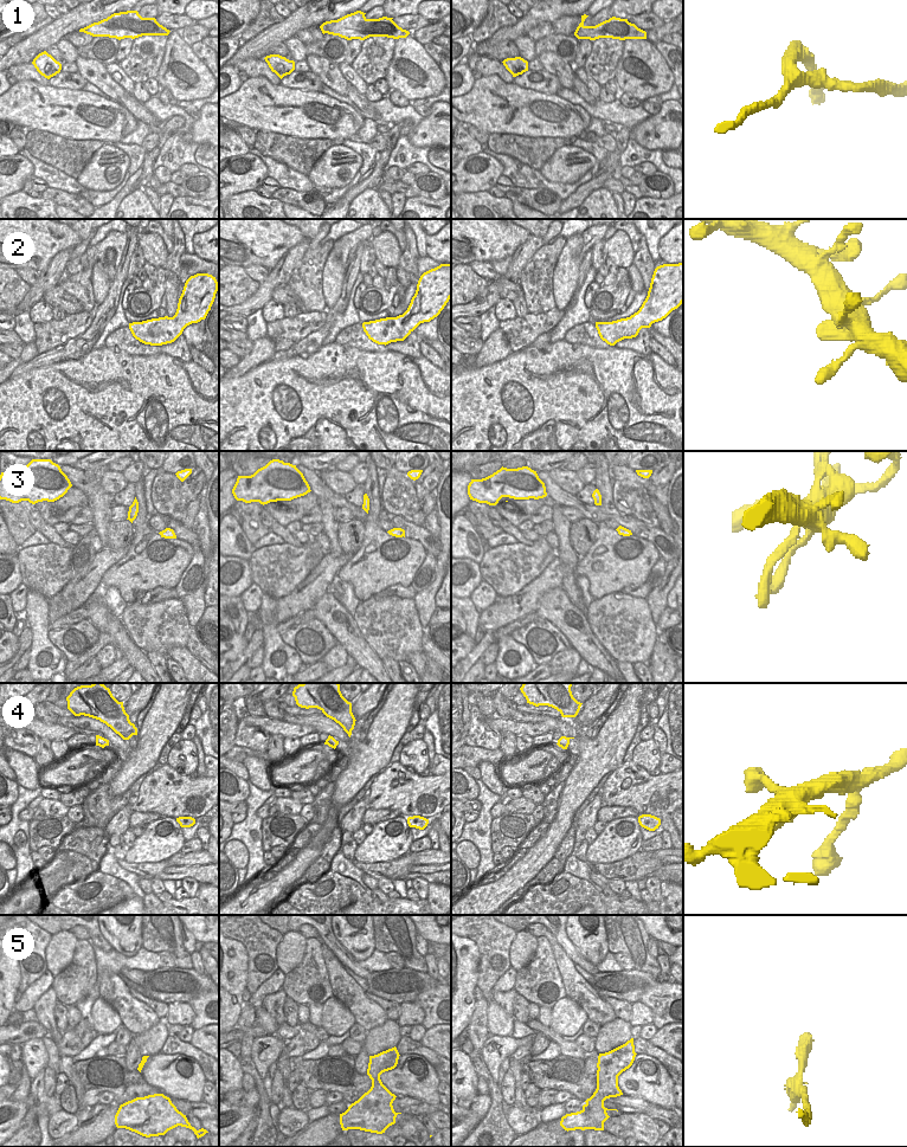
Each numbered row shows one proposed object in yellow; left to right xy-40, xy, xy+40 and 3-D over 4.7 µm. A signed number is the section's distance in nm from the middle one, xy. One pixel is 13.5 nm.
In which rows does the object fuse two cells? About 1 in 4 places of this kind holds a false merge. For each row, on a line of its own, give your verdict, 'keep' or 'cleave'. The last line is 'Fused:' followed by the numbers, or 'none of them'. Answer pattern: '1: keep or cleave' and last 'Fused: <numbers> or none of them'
1: keep
2: keep
3: keep
4: keep
5: keep
Fused: none of them

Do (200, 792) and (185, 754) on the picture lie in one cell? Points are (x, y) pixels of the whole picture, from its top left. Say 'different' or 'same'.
different

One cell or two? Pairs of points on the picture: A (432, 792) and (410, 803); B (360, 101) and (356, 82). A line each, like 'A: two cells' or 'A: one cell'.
A: one cell
B: two cells

